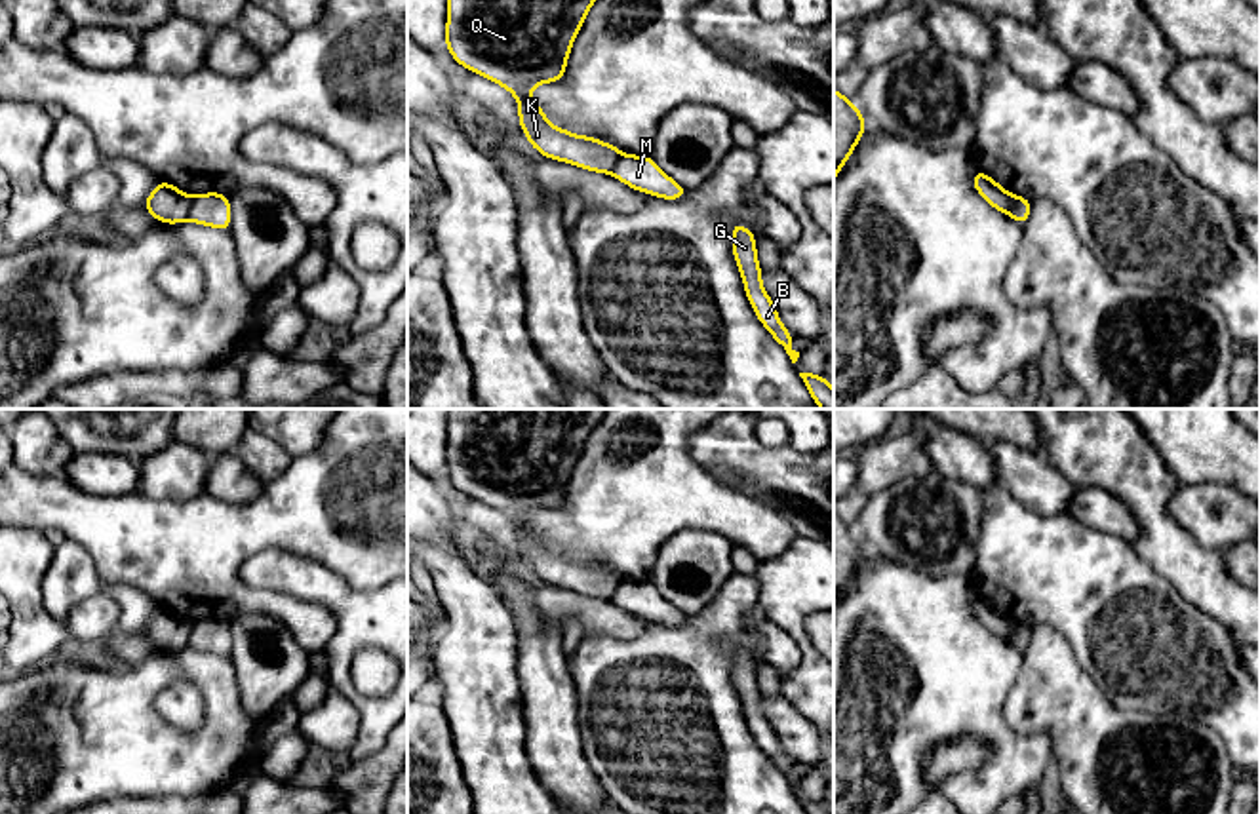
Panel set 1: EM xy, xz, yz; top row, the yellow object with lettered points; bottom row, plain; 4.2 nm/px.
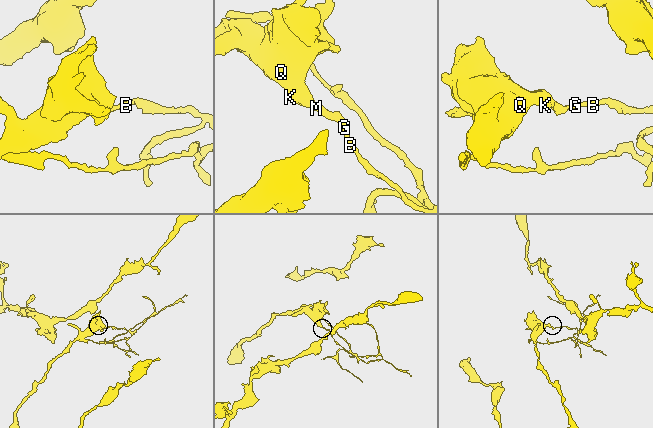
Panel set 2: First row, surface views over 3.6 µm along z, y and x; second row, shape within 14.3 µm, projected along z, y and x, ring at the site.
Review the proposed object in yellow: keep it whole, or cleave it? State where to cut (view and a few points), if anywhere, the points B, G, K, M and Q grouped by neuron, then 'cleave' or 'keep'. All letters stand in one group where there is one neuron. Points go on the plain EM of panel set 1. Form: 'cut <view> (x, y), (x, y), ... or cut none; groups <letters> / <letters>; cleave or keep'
cut xy (193, 622), (185, 645); groups B G M / K Q; cleave

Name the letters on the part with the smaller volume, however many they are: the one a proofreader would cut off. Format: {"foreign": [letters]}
{"foreign": ["B", "G", "M"]}

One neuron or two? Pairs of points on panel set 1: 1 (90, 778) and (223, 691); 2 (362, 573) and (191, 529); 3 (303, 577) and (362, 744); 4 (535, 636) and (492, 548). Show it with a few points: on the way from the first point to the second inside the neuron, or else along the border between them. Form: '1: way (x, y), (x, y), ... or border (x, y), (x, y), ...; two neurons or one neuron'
1: way (130, 759), (181, 759), (210, 731); one neuron
2: way (320, 531), (233, 529); one neuron
3: way (345, 613), (341, 681), (358, 700); one neuron
4: border (492, 563), (518, 563), (524, 567); two neurons

